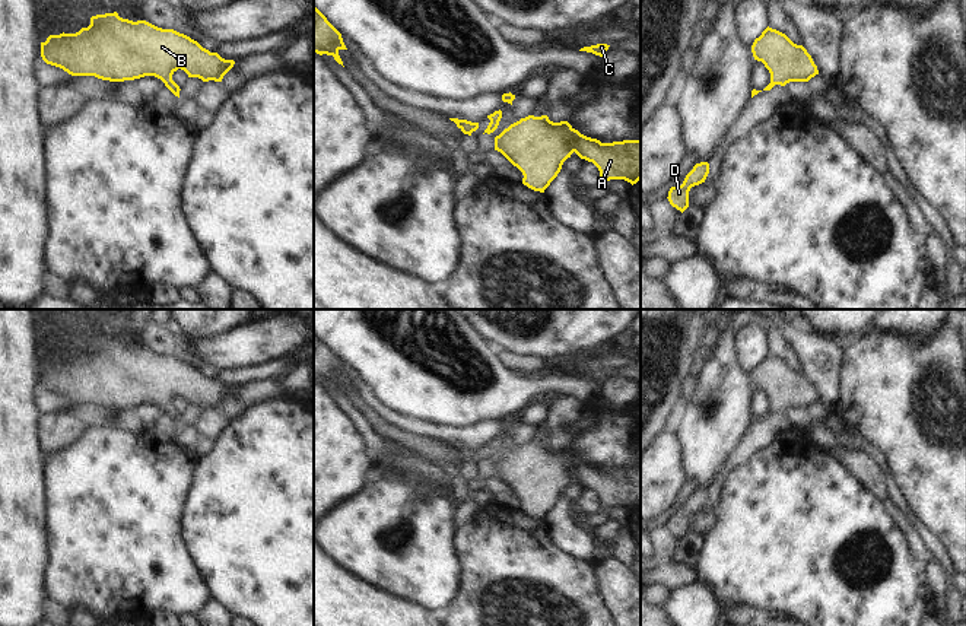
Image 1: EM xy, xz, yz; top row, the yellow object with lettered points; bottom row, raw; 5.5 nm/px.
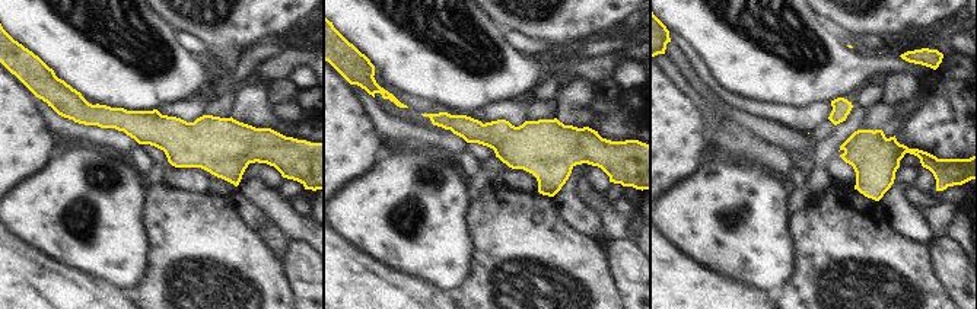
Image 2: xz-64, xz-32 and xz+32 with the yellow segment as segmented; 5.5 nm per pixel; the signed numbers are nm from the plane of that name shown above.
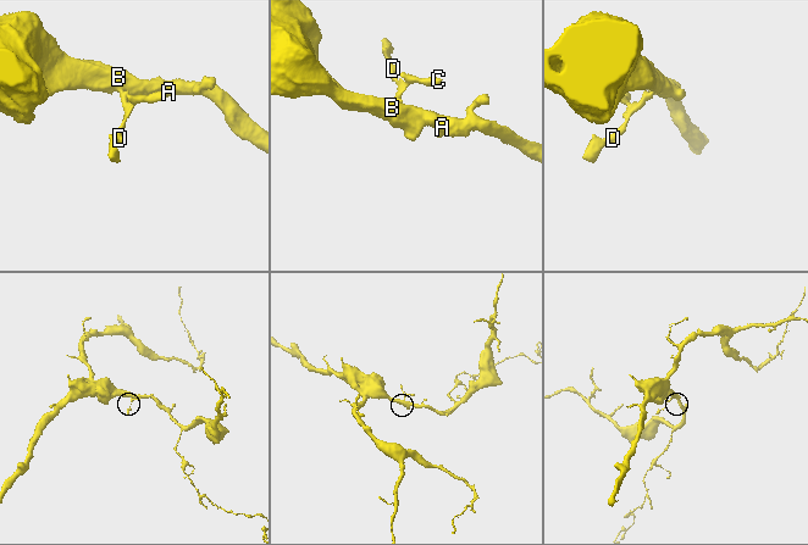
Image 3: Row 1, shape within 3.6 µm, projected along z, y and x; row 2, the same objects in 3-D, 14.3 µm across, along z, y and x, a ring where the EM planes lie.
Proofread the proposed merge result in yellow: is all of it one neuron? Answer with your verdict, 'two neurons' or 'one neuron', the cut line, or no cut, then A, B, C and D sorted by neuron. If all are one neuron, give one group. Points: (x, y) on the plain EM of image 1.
one neuron; cut none; groups A B C D

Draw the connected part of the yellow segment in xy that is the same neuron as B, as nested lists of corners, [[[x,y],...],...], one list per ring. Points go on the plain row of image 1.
[[[117,339],[92,343],[90,352],[76,360],[50,362],[45,369],[41,369],[41,384],[47,391],[60,394],[72,403],[95,403],[109,409],[155,403],[178,425],[181,416],[172,407],[178,395],[184,397],[188,404],[222,409],[235,391],[233,387],[210,379],[184,360],[158,355],[146,347],[123,346]]]

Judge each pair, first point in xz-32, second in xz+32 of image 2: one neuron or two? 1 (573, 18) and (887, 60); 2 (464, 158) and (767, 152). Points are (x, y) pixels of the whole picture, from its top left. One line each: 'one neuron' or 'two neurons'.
1: two neurons
2: two neurons

